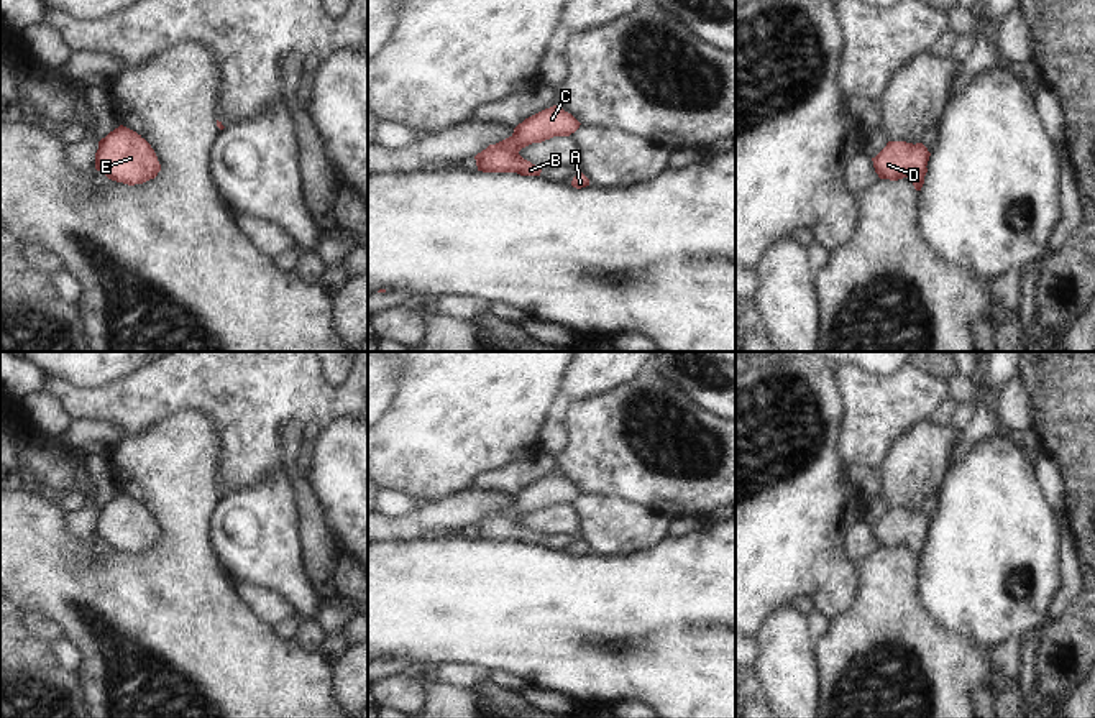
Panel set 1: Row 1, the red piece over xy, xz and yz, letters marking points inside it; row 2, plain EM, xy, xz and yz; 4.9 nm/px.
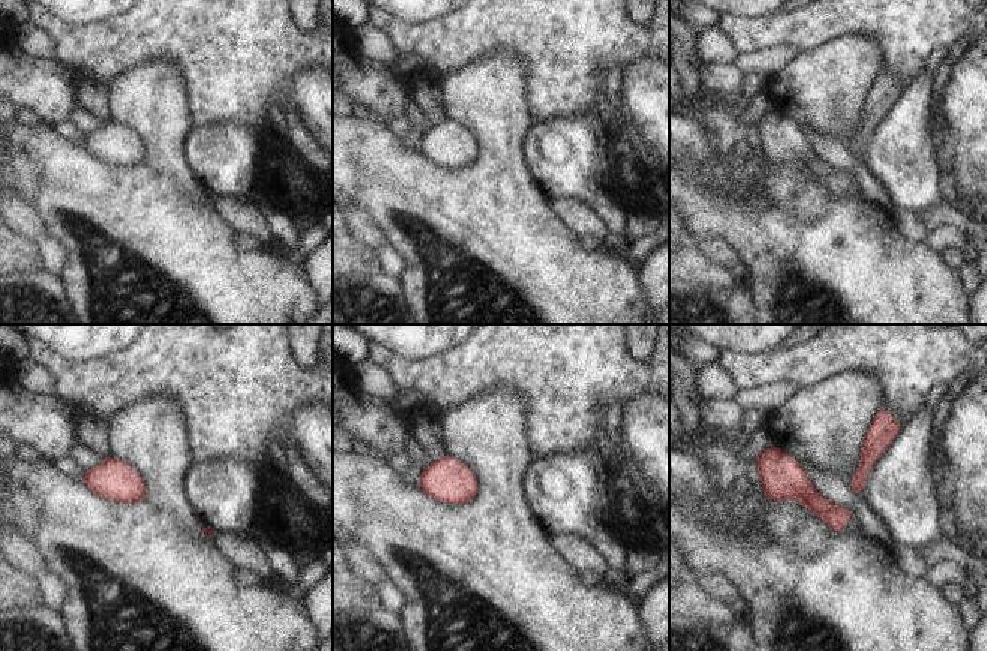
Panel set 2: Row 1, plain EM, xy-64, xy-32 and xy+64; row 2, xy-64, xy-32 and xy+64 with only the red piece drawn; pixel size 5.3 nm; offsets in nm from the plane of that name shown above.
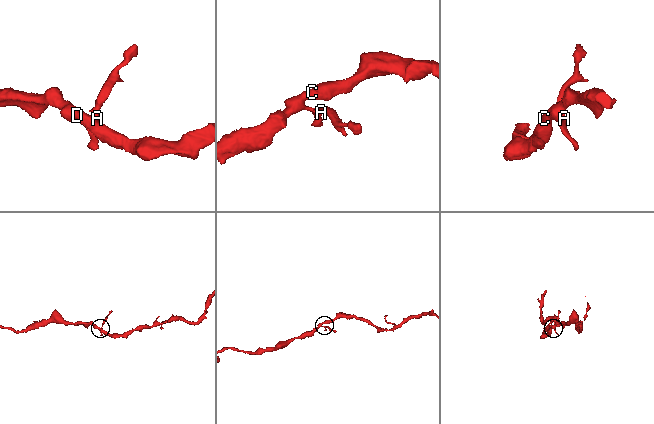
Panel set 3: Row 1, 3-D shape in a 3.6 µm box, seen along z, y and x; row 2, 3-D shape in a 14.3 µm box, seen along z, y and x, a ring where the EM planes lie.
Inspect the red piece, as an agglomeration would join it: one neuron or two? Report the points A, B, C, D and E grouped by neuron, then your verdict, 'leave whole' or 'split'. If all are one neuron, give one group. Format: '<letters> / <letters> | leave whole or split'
A B C D E | leave whole

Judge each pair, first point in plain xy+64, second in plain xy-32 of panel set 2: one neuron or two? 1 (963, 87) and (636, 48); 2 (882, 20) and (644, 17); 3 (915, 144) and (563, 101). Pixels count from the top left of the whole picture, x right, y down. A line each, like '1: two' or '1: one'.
1: two
2: two
3: two

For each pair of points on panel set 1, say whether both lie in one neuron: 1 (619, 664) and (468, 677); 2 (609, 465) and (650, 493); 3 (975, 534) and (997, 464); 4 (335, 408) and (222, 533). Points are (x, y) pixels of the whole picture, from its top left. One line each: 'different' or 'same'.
1: different
2: same
3: same
4: different

